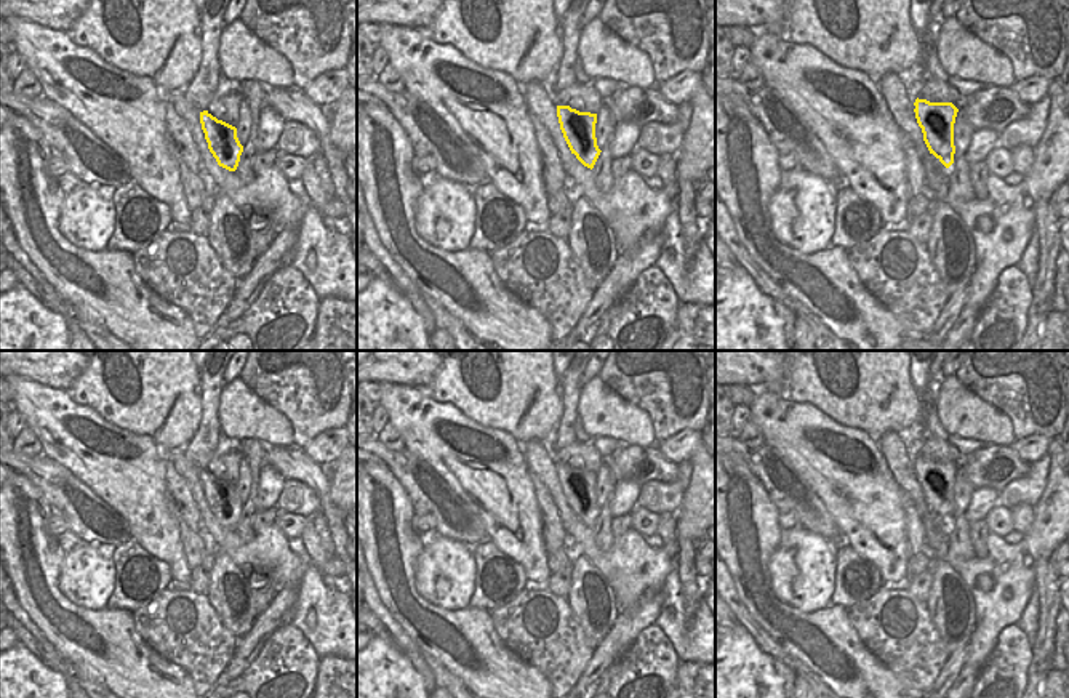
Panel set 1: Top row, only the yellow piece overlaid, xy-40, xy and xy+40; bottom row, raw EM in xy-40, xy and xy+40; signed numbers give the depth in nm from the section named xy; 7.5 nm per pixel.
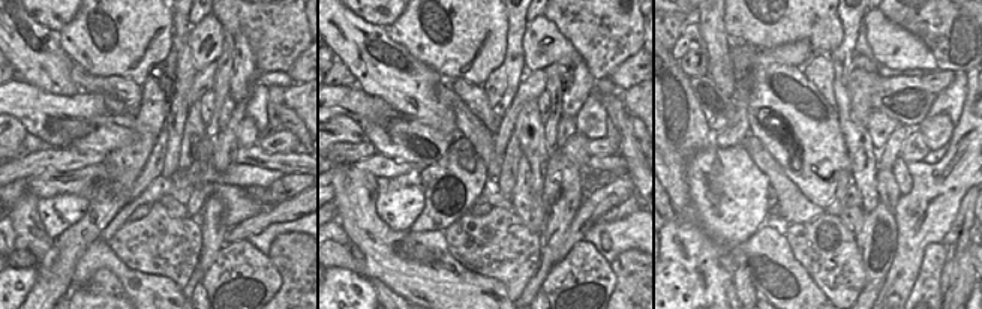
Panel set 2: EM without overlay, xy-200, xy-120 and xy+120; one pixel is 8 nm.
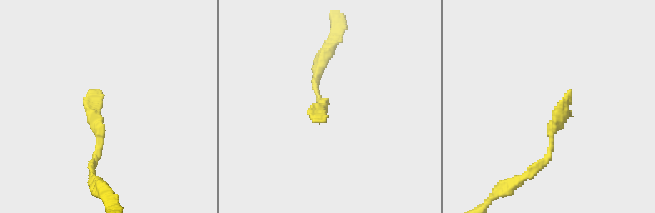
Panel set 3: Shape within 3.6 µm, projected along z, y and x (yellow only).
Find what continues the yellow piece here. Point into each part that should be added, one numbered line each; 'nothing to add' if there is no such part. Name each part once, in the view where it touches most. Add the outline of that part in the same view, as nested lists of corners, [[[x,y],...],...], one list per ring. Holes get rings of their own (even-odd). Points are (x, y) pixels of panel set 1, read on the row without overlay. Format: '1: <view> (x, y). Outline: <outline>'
1: xy+40 (933, 449). Outline: [[[933,435],[923,440],[923,447],[919,450],[917,456],[930,461],[952,461],[957,467],[962,461],[959,450],[951,442]]]

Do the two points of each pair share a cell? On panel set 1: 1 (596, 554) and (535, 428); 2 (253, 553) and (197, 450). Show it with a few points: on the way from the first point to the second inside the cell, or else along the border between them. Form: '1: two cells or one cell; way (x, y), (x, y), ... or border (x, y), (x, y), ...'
1: two cells; border (541, 439), (532, 439), (522, 445)
2: two cells; border (181, 449), (184, 457), (199, 471)

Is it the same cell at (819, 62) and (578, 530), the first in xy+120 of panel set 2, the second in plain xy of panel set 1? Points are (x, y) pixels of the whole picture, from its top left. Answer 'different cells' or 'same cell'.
same cell

